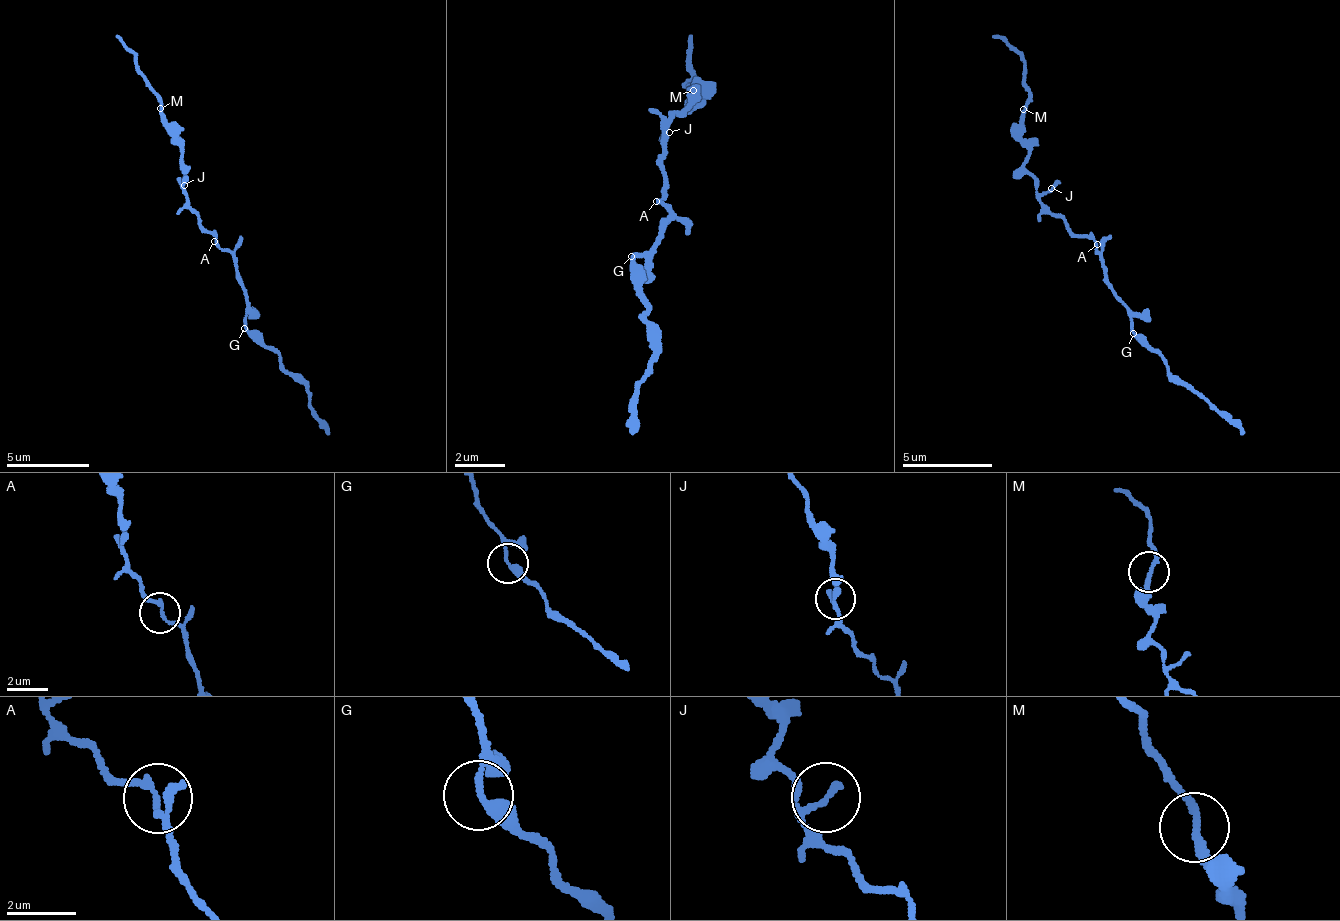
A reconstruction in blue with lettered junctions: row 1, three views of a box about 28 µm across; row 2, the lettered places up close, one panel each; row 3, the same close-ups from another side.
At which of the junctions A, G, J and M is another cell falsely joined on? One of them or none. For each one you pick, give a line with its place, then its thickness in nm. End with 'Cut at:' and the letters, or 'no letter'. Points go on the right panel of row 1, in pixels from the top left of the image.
Cut at: no letter

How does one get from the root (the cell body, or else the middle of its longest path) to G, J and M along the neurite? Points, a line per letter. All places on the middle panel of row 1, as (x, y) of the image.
G: (662, 201), (670, 217), (661, 216), (656, 227), (660, 233), (651, 250), (640, 256), (633, 254)
J: (662, 201), (667, 171), (660, 159), (671, 124), (668, 118), (669, 132)
M: (662, 201), (667, 171), (660, 159), (671, 124), (668, 118), (679, 114), (692, 97), (698, 105), (693, 90)

